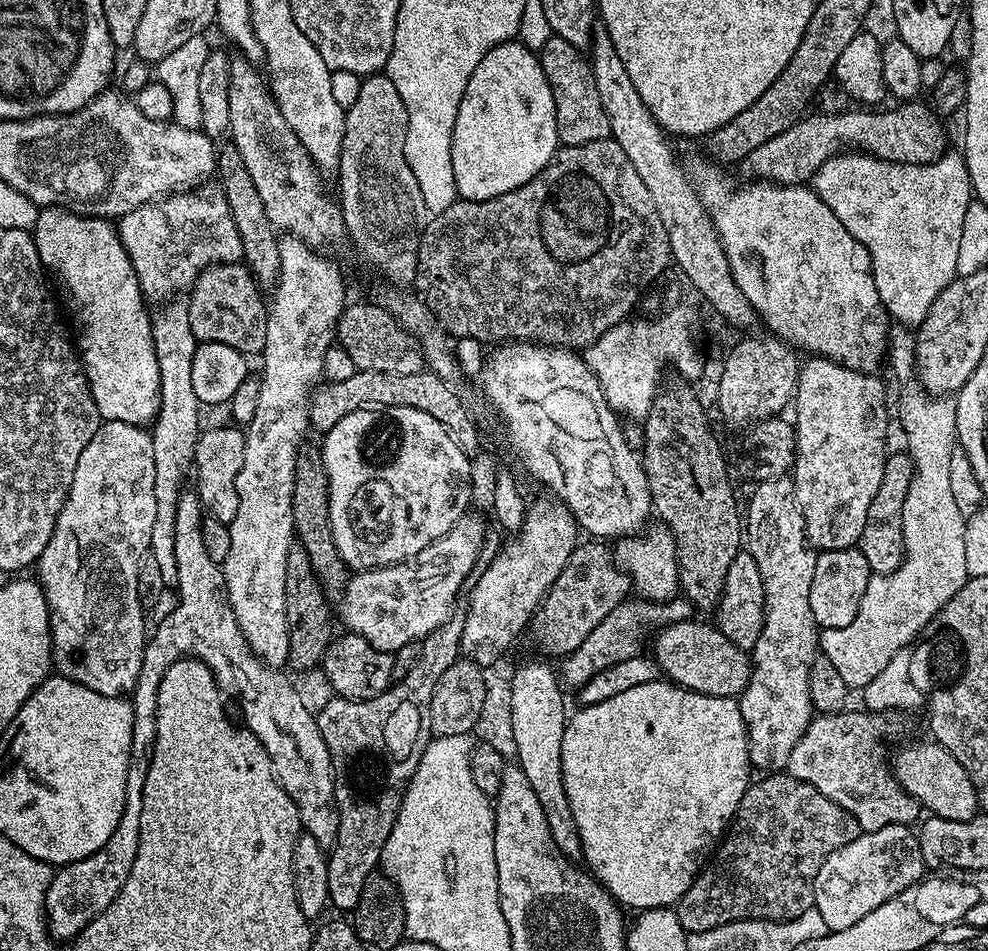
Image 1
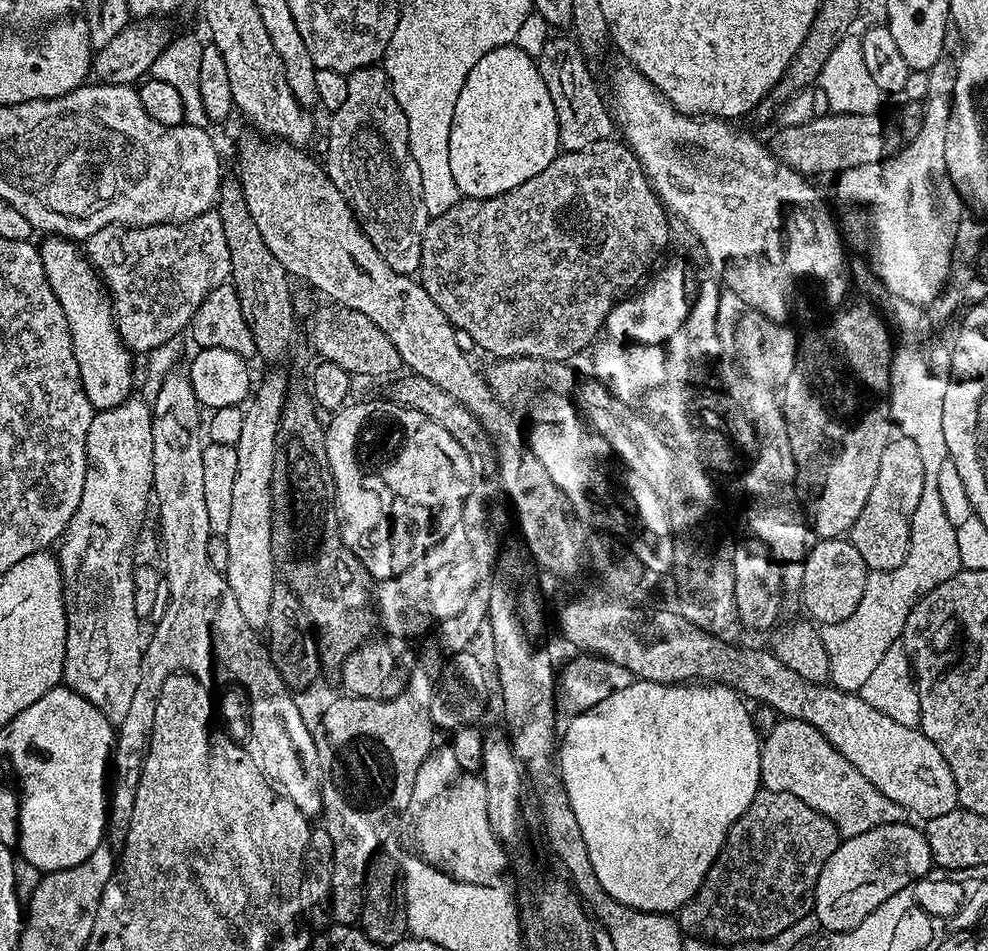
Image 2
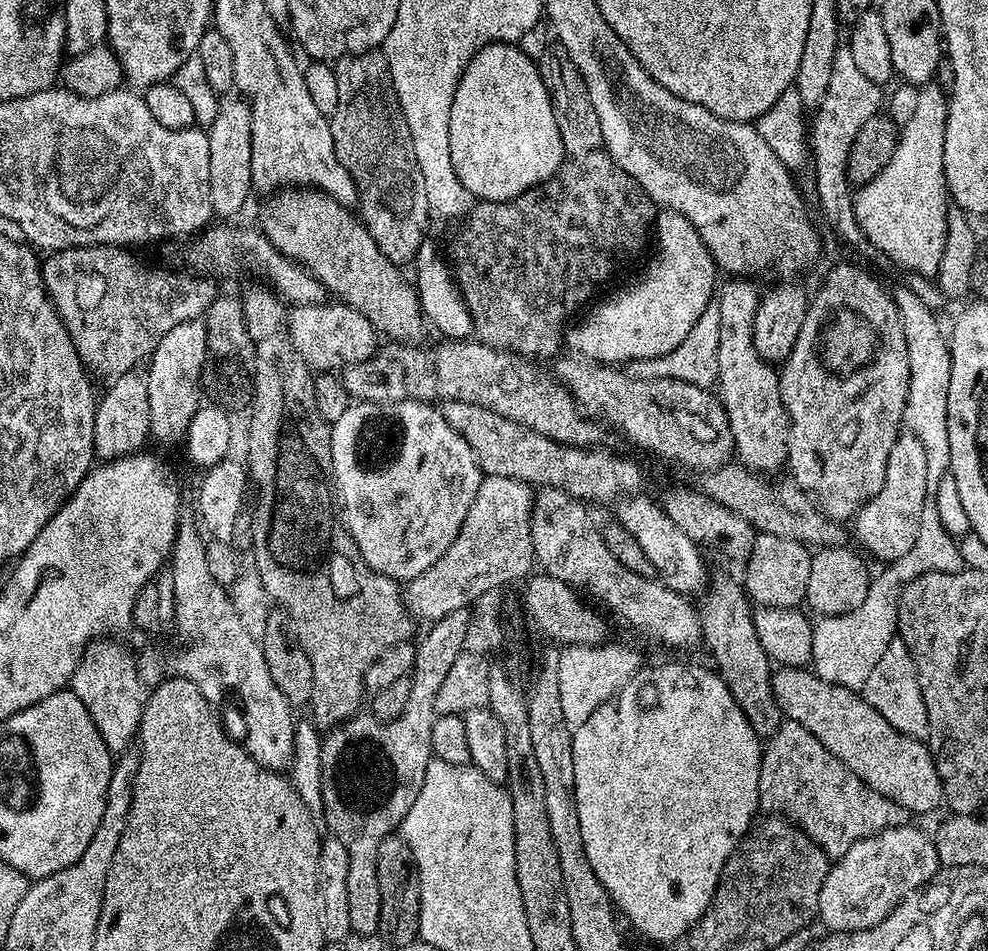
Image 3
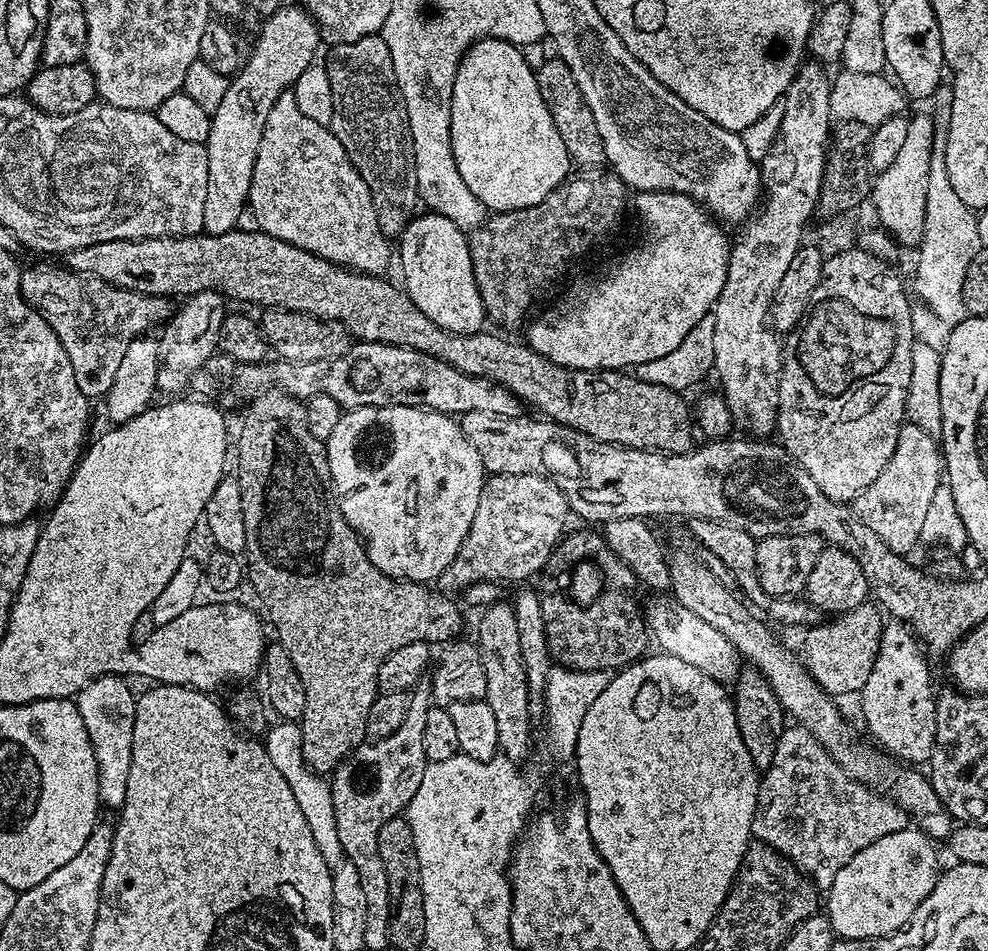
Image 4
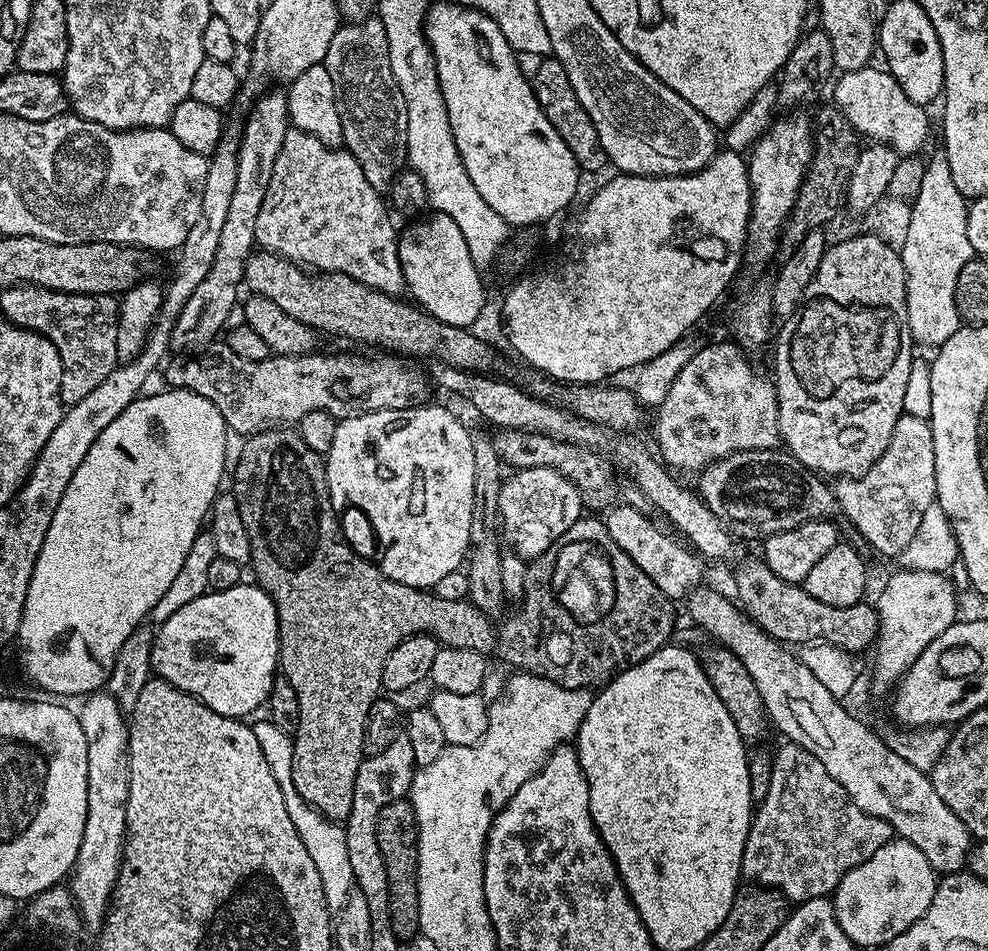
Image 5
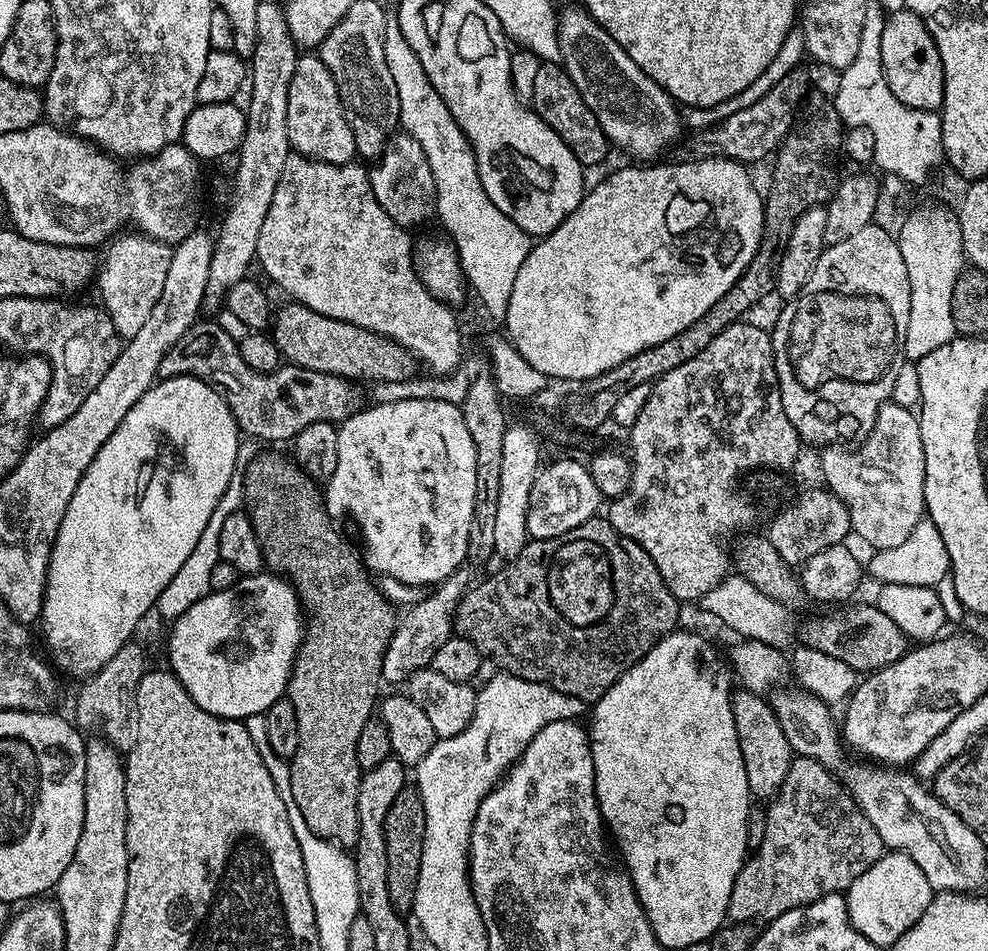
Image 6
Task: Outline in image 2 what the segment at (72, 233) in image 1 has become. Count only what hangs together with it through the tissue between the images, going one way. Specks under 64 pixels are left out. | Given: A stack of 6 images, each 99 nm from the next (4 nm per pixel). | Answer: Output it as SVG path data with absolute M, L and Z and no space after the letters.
M49 235L41 239L38 247L46 278L66 314L68 329L72 335L74 358L78 362L78 374L82 378L82 390L90 398L93 409L103 410L118 406L133 395L133 353L124 347L124 339L116 328L112 315L110 293L91 261L73 241L63 236Z

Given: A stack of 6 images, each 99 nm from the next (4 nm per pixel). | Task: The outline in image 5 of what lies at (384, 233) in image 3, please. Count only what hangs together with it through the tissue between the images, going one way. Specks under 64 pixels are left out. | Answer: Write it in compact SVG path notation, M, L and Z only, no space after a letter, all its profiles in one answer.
M369 14L362 20L341 23L330 41L329 50L323 63L328 70L327 80L330 80L335 88L334 110L342 118L340 136L343 145L359 162L374 189L379 192L387 191L393 177L403 171L408 151L407 120L394 120L396 91L393 70L387 62L377 64L378 60L374 56L362 58L358 62L356 57L346 53L387 53L386 26L382 26L379 15L376 14Z

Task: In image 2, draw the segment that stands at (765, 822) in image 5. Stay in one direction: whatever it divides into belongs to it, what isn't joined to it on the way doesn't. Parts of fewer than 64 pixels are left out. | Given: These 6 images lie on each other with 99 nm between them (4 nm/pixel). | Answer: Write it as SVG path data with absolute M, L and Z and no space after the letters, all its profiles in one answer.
M779 719L772 734L763 741L760 749L760 783L769 792L785 792L794 794L794 798L802 798L806 806L818 810L840 831L841 837L847 838L866 834L866 830L874 830L887 824L902 824L909 819L910 813L890 798L886 798L881 790L864 778L854 765L813 726L805 721Z

